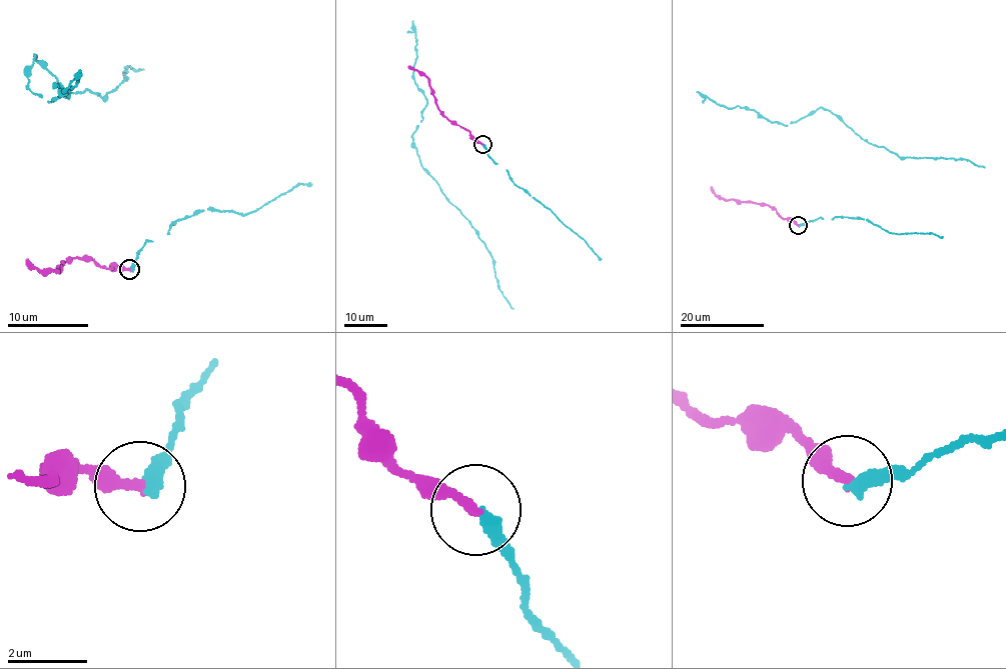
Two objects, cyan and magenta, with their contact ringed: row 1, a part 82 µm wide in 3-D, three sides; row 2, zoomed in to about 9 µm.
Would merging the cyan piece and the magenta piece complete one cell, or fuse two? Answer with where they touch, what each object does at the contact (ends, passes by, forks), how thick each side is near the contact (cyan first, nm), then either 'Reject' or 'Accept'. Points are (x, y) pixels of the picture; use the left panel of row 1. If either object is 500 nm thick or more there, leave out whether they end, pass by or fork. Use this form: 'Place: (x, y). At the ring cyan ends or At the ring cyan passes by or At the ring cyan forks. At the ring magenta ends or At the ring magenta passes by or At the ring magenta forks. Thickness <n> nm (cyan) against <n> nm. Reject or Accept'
Place: (129, 269). At the ring cyan ends. At the ring magenta ends. Thickness 360 nm (cyan) against 240 nm. Reject

